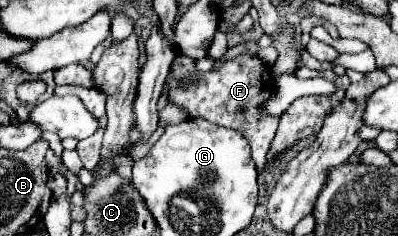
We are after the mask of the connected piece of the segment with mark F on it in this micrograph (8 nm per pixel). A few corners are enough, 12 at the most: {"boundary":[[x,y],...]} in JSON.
{"boundary":[[247,55],[197,71],[177,57],[167,103],[243,133],[257,173],[279,117],[271,75]]}

